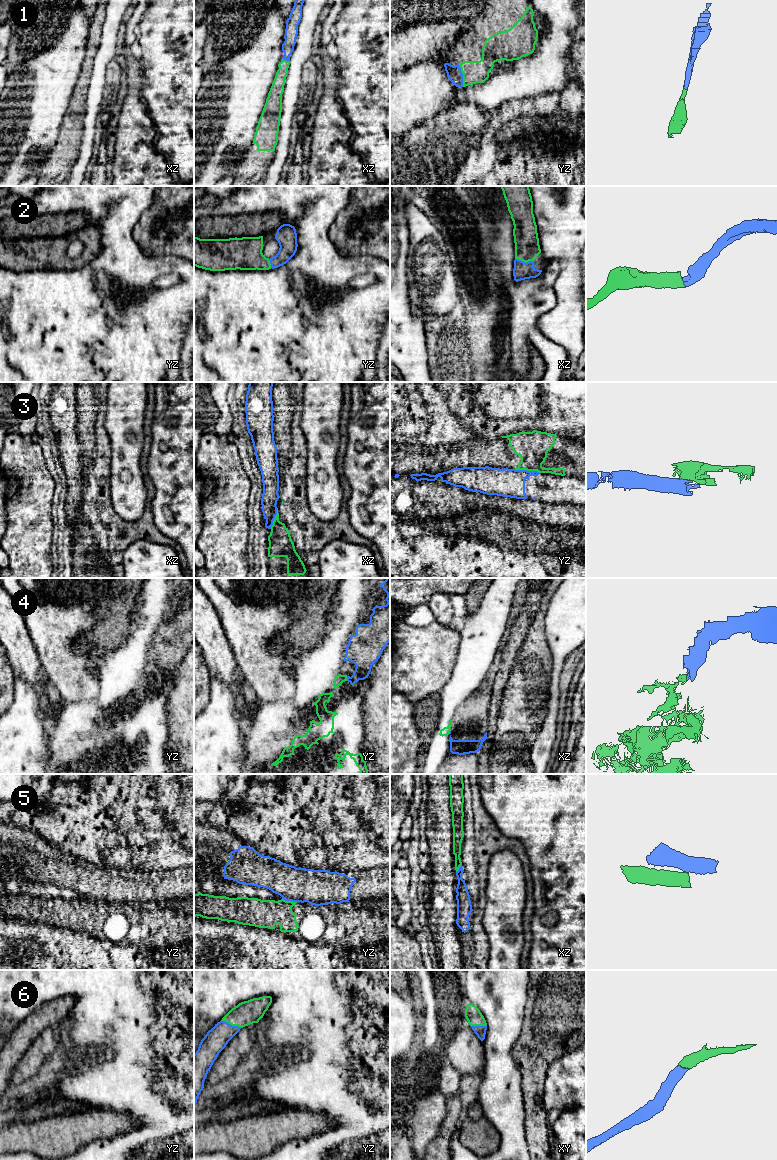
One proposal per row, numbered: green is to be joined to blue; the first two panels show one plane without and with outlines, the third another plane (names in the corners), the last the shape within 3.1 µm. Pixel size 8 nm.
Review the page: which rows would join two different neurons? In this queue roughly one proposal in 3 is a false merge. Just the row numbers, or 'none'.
3, 4, 5

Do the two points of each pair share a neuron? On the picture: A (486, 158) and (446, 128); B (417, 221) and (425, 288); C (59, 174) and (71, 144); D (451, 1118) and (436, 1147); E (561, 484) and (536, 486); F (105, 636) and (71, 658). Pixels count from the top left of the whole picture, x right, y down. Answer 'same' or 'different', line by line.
A: different
B: same
C: same
D: same
E: same
F: different

